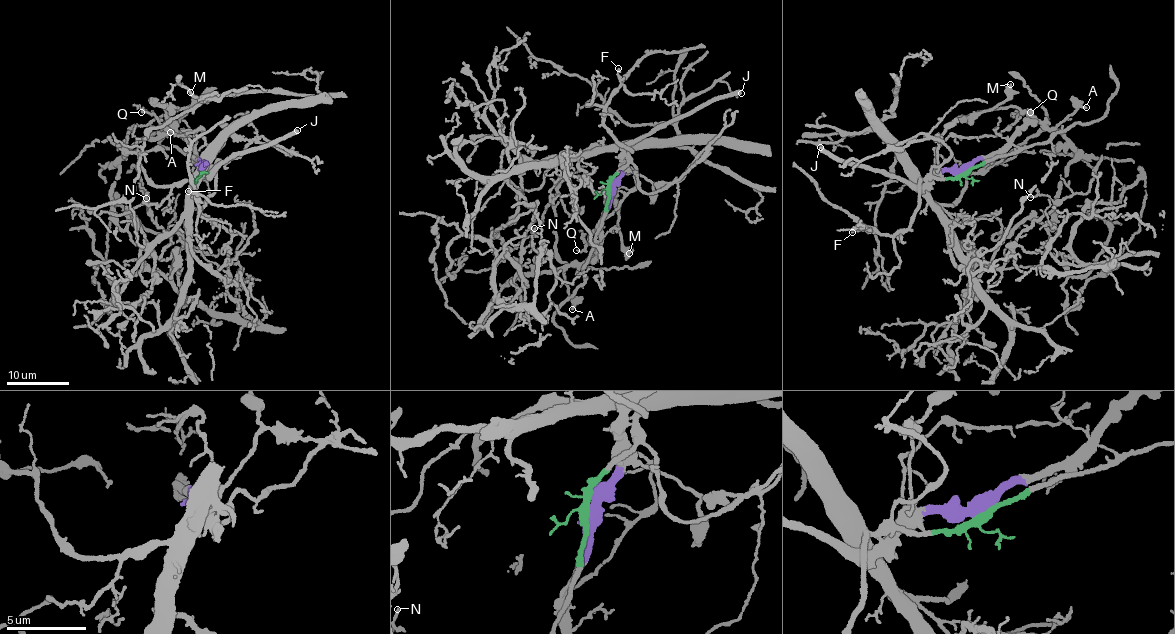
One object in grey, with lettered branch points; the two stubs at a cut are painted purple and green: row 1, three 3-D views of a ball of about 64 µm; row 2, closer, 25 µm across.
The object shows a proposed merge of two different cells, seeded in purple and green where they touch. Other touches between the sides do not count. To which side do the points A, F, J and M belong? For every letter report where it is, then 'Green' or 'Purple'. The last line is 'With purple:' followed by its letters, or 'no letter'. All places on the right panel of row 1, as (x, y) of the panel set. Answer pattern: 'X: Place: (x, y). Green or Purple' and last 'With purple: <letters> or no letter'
A: Place: (1086, 107). Purple
F: Place: (852, 232). Green
J: Place: (820, 147). Purple
M: Place: (1010, 84). Purple
With purple: A, J, M

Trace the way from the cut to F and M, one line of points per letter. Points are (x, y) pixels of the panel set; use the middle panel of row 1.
F: (608, 190), (611, 180), (623, 169), (631, 151), (620, 143), (604, 120), (609, 98), (621, 82), (617, 69)
M: (608, 190), (602, 240), (594, 259), (600, 243), (600, 217), (606, 199), (612, 196), (620, 234), (630, 253)

